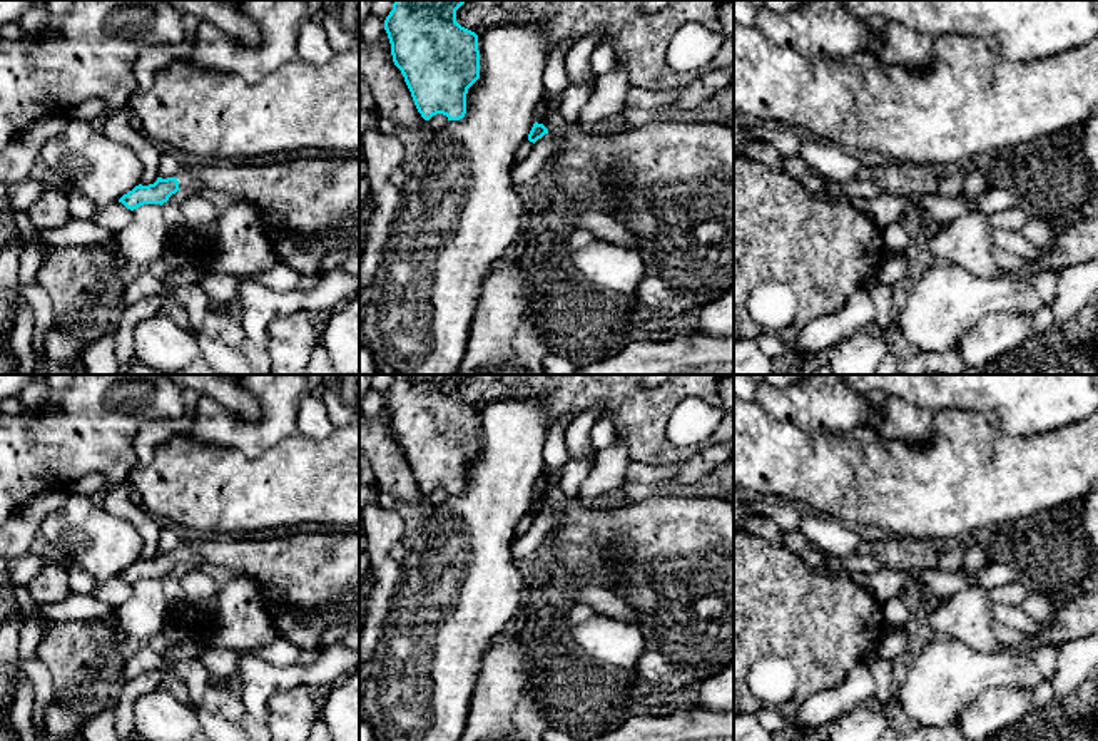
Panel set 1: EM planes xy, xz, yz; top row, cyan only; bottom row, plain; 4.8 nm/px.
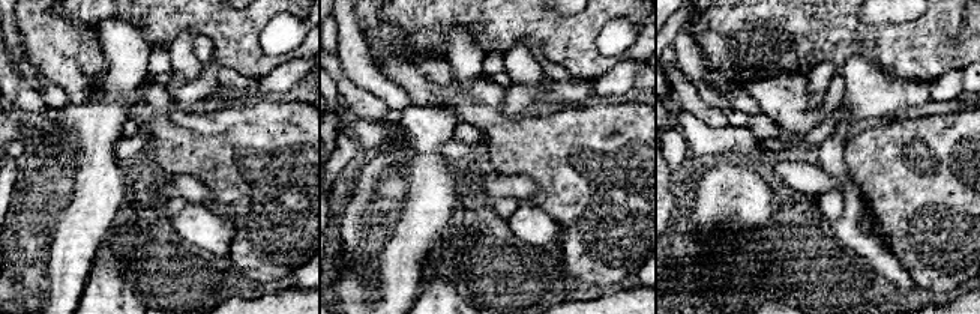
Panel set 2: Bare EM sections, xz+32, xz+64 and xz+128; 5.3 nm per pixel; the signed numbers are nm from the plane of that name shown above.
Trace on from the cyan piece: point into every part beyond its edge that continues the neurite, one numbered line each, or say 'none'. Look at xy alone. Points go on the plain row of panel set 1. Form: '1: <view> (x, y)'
1: xy (311, 579)

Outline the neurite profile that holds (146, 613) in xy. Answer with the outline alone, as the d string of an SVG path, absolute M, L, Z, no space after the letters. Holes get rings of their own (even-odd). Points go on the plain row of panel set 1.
M144 579L134 584L129 600L115 609L115 617L132 647L160 634L170 617L162 580Z

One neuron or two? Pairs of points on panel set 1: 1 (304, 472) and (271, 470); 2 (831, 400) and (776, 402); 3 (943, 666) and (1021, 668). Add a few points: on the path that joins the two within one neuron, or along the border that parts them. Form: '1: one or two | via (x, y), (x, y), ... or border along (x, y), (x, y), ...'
1: one | via (296, 472), (279, 472)
2: one | via (818, 403), (789, 403)
3: one | via (963, 668), (1001, 668)

